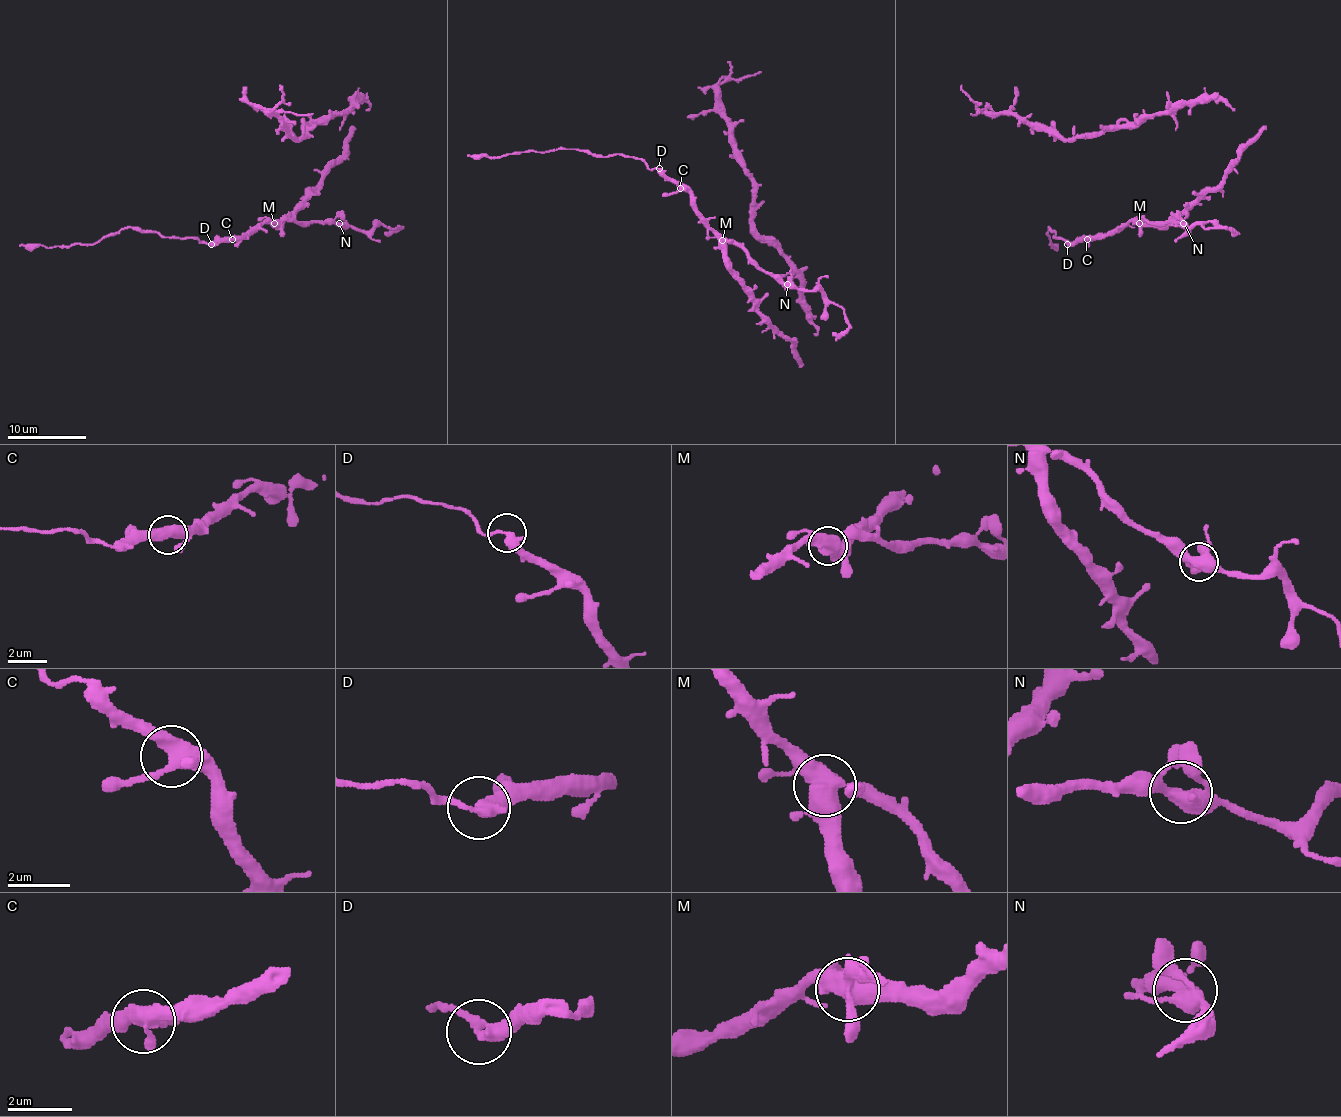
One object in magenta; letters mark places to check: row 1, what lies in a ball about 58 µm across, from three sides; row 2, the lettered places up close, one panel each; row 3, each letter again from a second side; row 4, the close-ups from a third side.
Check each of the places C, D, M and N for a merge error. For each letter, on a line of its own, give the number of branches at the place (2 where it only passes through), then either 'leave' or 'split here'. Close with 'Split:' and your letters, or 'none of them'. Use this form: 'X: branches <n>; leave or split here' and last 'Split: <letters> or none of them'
C: branches 4; leave
D: branches 2; split here
M: branches 5; split here
N: branches 5; leave
Split: D, M

